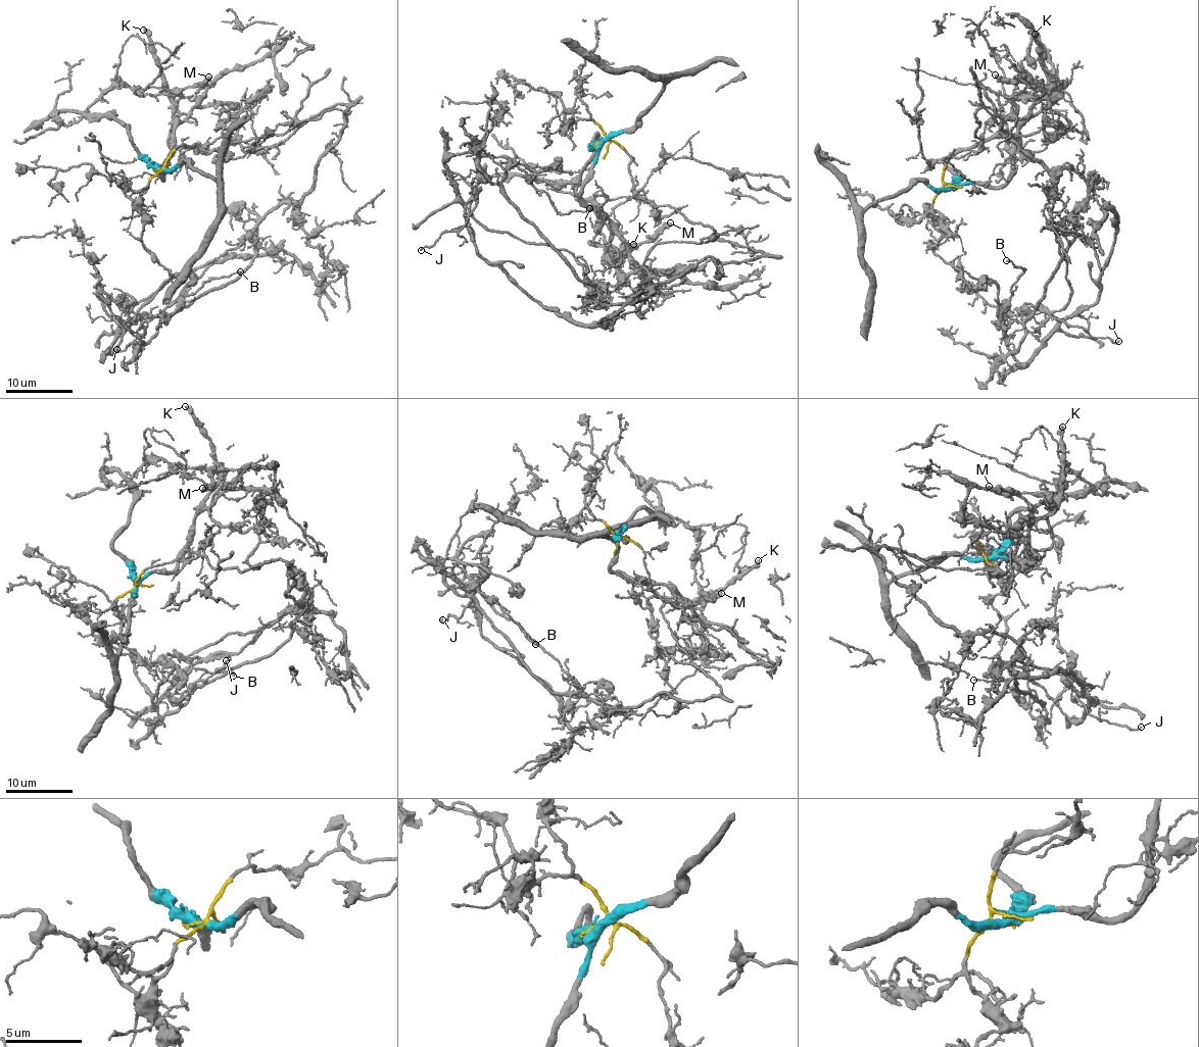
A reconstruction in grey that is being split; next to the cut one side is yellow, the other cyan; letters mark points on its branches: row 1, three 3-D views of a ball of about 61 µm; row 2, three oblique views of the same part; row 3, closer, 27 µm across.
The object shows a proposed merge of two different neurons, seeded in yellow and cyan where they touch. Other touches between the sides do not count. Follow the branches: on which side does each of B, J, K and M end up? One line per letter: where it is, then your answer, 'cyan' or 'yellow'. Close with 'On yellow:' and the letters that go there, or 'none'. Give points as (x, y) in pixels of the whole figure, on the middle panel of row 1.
B: (589, 208) | yellow
J: (421, 250) | yellow
K: (633, 244) | cyan
M: (670, 222) | cyan
On yellow: B, J

